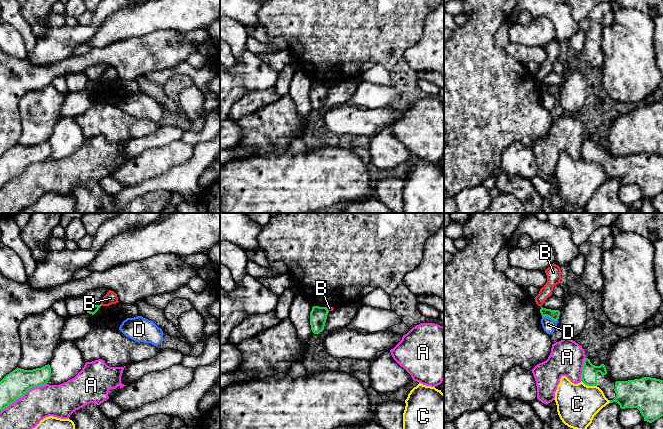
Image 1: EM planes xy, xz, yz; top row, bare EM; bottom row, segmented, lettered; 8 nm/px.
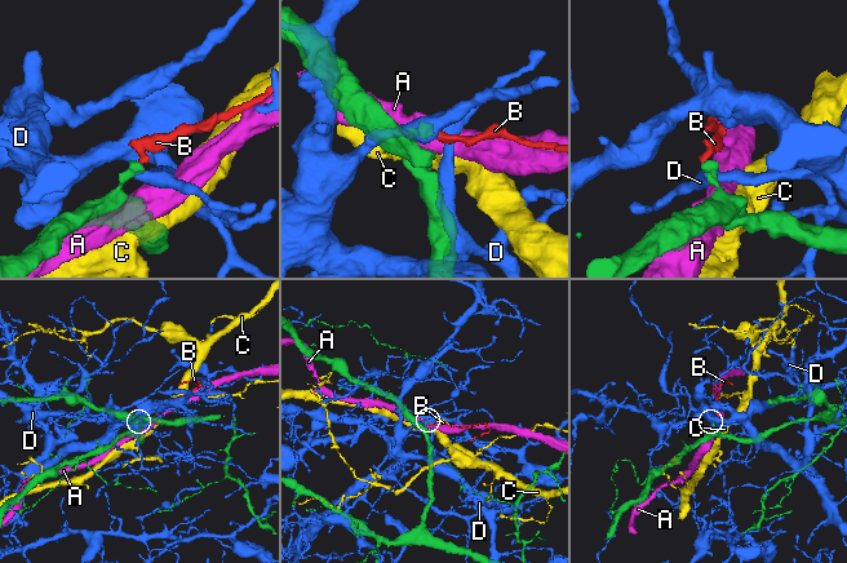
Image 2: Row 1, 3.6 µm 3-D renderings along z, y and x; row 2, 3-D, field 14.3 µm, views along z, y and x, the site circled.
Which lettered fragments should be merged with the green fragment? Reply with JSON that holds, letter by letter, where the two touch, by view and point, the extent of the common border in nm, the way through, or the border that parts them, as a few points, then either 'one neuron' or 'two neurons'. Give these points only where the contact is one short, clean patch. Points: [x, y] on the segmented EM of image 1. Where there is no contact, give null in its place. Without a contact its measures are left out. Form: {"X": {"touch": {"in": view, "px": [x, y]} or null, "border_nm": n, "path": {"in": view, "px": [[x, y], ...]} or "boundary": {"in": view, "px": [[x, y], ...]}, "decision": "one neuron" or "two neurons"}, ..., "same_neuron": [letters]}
{"A": {"touch": {"in": "xy", "px": [23, 395]}, "border_nm": 440, "decision": "two neurons"}, "B": {"touch": {"in": "xz", "px": [327, 309]}, "border_nm": 50, "boundary": {"in": "xz", "px": [[325, 307], [328, 311]]}, "decision": "two neurons"}, "C": {"touch": {"in": "yz", "px": [589, 385]}, "border_nm": 130, "decision": "two neurons"}, "D": {"touch": {"in": "yz", "px": [549, 317]}, "border_nm": 130, "boundary": {"in": "yz", "px": [[542, 316], [548, 316], [556, 321]]}, "decision": "two neurons"}, "same_neuron": []}

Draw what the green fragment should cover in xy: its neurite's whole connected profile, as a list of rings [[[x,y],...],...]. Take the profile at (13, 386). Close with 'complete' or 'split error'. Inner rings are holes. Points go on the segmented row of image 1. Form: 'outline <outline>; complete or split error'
outline [[[50,365],[33,370],[16,368],[0,381],[0,412],[22,398],[31,388],[44,386],[51,377]]]; complete

